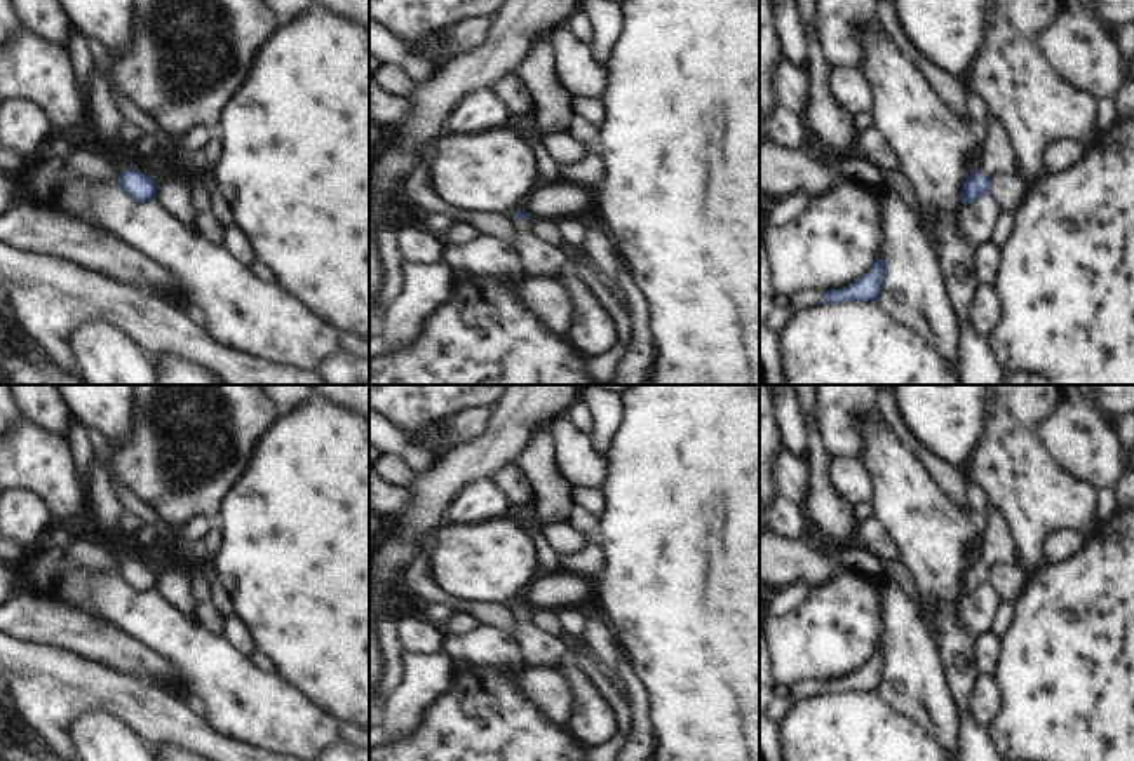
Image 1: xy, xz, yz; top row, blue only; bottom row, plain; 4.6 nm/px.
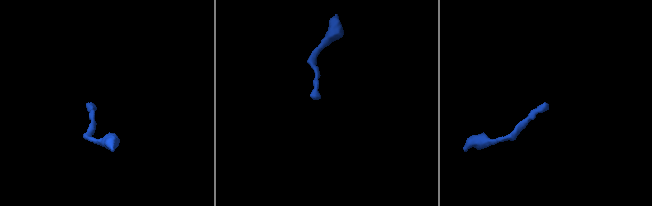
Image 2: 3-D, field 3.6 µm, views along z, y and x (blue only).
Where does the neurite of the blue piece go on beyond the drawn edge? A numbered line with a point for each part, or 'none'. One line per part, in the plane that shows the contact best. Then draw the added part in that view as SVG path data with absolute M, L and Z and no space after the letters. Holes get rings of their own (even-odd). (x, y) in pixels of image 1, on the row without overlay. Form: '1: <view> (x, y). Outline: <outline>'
1: xz (537, 648). Outline: M514 604L509 606L509 611L514 622L512 639L524 665L552 667L564 653L570 653L556 636L533 625L528 611Z

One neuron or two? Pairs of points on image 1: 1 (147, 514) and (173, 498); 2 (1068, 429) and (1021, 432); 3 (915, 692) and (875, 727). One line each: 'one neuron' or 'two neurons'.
1: two neurons
2: two neurons
3: two neurons

